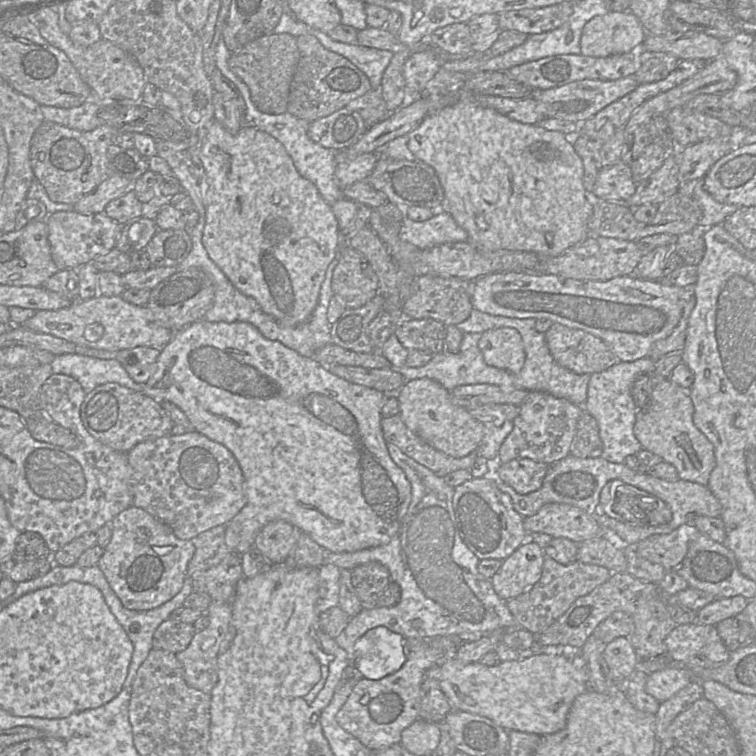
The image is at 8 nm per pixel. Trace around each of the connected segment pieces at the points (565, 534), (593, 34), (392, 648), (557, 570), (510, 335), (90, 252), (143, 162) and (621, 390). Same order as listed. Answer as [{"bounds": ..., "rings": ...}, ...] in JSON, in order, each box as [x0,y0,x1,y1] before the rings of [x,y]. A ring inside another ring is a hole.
[{"bounds":[523,503,603,544],"rings":[[[562,503],[544,505],[534,515],[524,518],[523,526],[528,535],[544,533],[552,538],[567,538],[577,544],[601,536],[603,531],[583,510]]]},{"bounds":[580,11,647,57],"rings":[[[608,11],[590,19],[580,37],[581,54],[607,57],[639,49],[647,33],[639,19],[630,11]]]},{"bounds":[352,626,408,679],"rings":[[[378,626],[368,630],[356,641],[352,664],[360,677],[380,679],[399,670],[408,654],[405,637]]]},{"bounds":[506,556,611,635],"rings":[[[545,556],[541,578],[521,595],[506,601],[506,605],[518,625],[534,635],[539,635],[561,617],[579,597],[592,592],[611,576],[609,569],[585,564],[579,560],[563,565]]]},{"bounds":[478,327,524,374],"rings":[[[501,327],[483,332],[478,347],[489,366],[517,374],[524,365],[524,345],[514,328]]]},{"bounds":[48,211,122,270],"rings":[[[59,211],[48,215],[48,241],[52,259],[59,270],[73,269],[91,262],[116,246],[122,225],[104,213],[81,214],[75,211]]]},{"bounds":[107,143,150,183],"rings":[[[112,143],[108,147],[107,157],[111,173],[119,175],[131,183],[134,183],[150,167],[148,159],[135,148],[125,149]]]},{"bounds":[583,357,656,463],"rings":[[[643,357],[633,362],[619,361],[610,368],[590,375],[587,400],[583,406],[585,412],[591,414],[597,421],[599,435],[603,443],[601,457],[612,463],[625,463],[629,455],[637,454],[642,445],[634,434],[634,425],[638,408],[635,406],[631,389],[635,379],[656,372],[656,361]]]}]

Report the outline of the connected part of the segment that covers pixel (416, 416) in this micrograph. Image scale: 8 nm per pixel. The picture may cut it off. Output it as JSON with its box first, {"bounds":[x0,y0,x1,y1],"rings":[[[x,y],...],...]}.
{"bounds":[396,378,484,458],"rings":[[[427,378],[407,381],[396,394],[401,420],[427,444],[455,458],[477,451],[484,434],[483,423],[472,417],[464,407],[455,405],[450,392],[438,382]]]}

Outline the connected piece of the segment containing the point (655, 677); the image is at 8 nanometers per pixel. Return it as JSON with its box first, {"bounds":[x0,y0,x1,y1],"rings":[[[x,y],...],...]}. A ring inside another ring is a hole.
{"bounds":[645,667,694,703],"rings":[[[668,667],[647,677],[645,692],[662,703],[694,681],[687,667]]]}

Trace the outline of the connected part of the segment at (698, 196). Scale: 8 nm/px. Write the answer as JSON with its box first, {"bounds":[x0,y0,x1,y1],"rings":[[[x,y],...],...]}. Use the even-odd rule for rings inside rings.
{"bounds":[679,180,739,233],"rings":[[[704,180],[682,183],[679,192],[691,195],[701,206],[703,215],[698,225],[705,226],[705,233],[714,225],[722,224],[739,206],[716,201],[704,188]]]}

